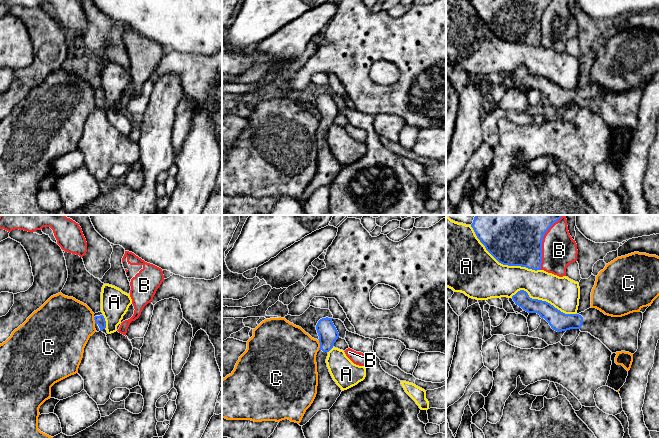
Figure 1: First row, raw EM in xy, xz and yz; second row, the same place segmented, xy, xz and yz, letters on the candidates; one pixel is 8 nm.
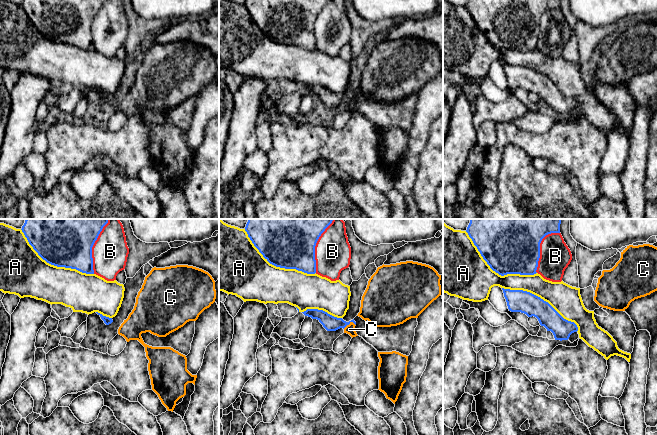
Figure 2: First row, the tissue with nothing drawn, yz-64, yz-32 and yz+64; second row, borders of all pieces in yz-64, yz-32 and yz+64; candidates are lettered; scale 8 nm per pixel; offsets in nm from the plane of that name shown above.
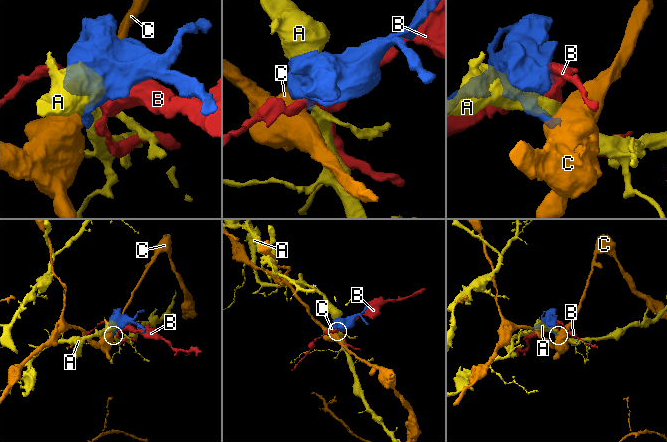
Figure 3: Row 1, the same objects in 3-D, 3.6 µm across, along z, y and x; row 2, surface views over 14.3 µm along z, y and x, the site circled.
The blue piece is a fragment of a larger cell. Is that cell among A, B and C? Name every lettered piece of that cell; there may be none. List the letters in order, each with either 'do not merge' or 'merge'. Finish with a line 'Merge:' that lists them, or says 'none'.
A: do not merge
B: do not merge
C: do not merge
Merge: none

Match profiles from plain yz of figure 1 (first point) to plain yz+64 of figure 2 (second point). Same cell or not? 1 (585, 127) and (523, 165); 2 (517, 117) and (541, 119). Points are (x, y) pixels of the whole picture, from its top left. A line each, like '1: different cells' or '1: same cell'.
1: different cells
2: same cell

